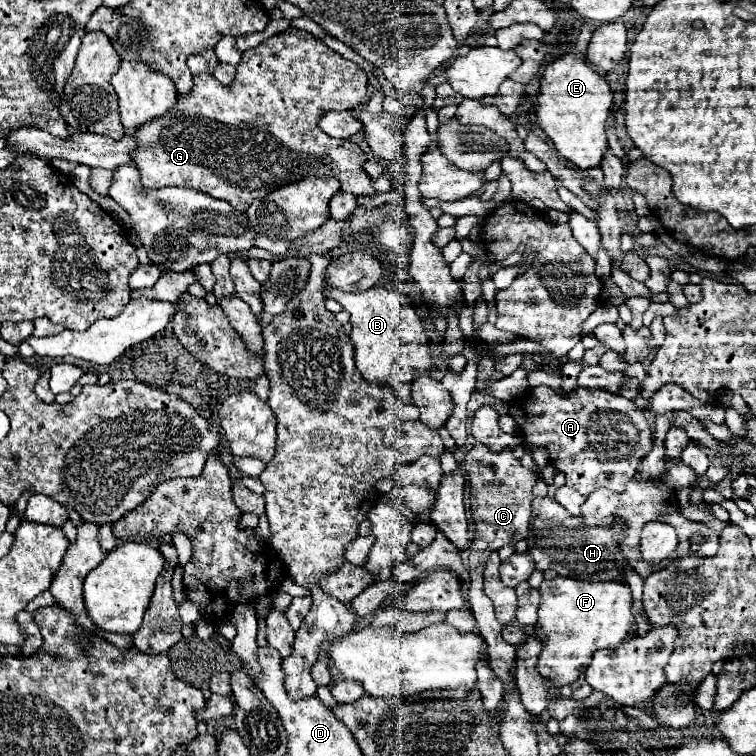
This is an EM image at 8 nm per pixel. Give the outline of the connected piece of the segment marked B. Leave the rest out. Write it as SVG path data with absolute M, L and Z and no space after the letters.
M374 286L360 294L332 289L324 292L324 296L338 300L342 308L350 314L350 338L356 348L354 360L356 368L366 380L398 386L402 382L410 382L416 372L426 372L428 368L432 368L428 336L422 326L422 318L418 316L408 296L384 286Z

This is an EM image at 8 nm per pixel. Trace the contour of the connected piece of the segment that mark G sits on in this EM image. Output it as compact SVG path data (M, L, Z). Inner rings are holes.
M288 28L286 32L264 40L256 48L242 52L242 60L236 66L236 78L230 88L222 86L210 74L194 76L192 92L178 96L176 108L136 130L134 136L138 140L138 150L132 156L146 188L186 186L212 198L226 200L238 212L246 212L252 200L308 176L336 178L344 192L354 196L374 196L374 182L362 168L366 154L356 144L334 140L318 128L320 114L328 110L351 110L367 100L368 80L358 64L336 54L310 32Z

